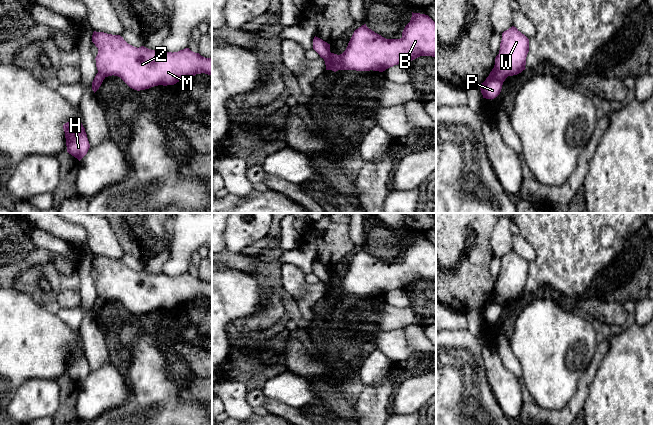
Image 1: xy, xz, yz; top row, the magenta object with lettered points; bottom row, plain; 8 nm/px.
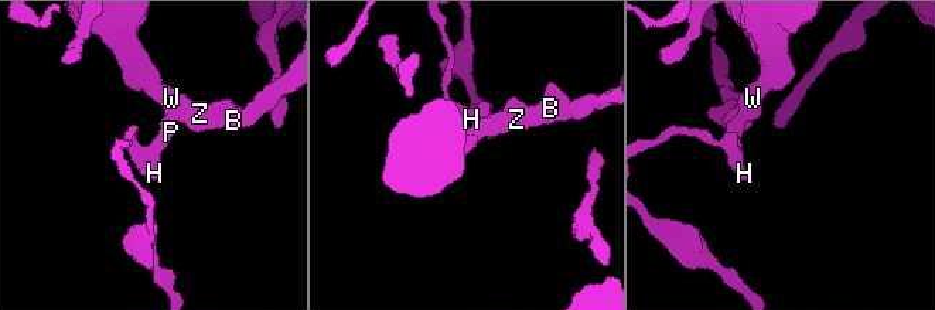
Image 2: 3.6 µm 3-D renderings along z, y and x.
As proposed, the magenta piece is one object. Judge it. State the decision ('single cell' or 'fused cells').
fused cells

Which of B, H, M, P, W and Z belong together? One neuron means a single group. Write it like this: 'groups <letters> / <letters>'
groups B M W Z / H P

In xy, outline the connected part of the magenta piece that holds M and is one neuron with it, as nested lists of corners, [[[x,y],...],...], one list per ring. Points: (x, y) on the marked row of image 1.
[[[93,32],[92,42],[98,48],[95,58],[98,73],[120,77],[130,88],[140,91],[158,85],[174,85],[177,82],[205,73],[212,75],[212,58],[205,58],[199,53],[185,48],[178,52],[167,52],[163,49],[151,50],[144,46],[139,48],[128,44],[120,35],[104,32]]]

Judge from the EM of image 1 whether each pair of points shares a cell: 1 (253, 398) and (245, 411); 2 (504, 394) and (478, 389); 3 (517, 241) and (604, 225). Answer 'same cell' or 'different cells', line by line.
1: different cells
2: different cells
3: different cells

